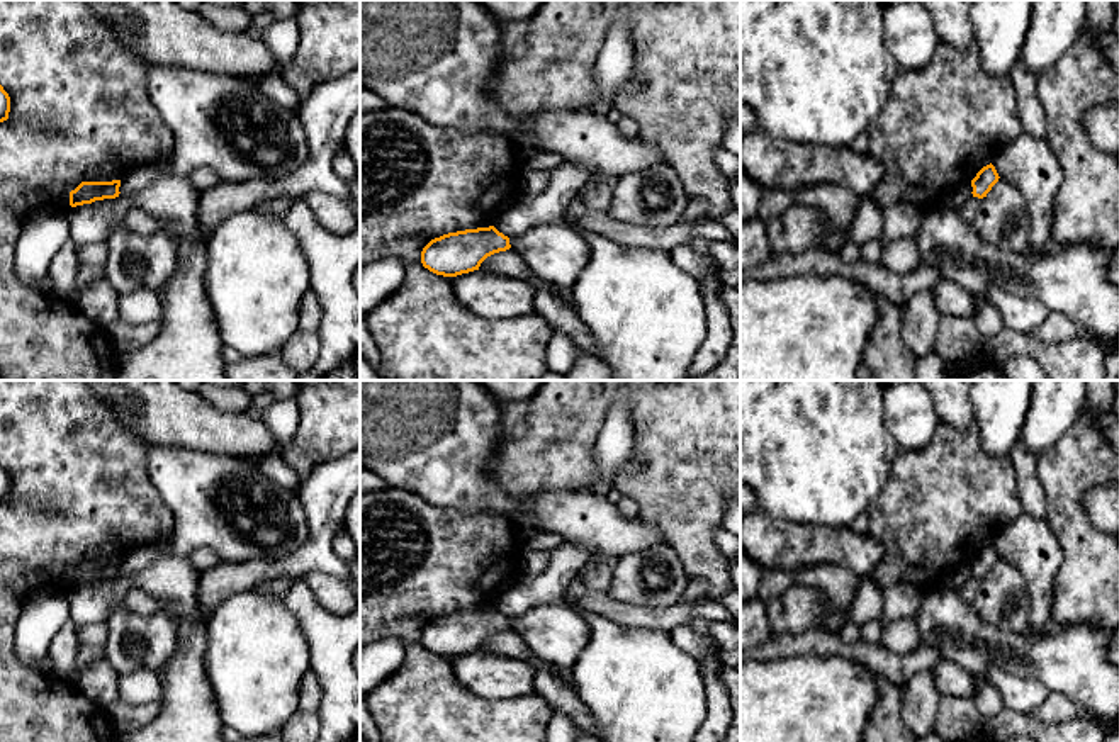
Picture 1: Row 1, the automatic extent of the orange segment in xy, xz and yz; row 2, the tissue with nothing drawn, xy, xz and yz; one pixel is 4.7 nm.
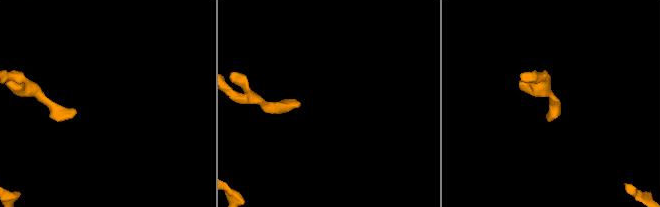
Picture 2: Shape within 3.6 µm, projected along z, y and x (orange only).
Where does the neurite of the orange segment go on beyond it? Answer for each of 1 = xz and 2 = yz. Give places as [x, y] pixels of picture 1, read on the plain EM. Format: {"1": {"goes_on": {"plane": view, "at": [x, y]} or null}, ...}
{"1": {"goes_on": null}, "2": {"goes_on": null}}

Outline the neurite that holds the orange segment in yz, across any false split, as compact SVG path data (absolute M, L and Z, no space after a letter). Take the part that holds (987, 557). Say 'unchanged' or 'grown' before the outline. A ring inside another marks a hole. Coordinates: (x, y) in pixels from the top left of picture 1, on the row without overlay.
unchanged | M990 543L983 547L976 557L971 560L973 577L983 579L992 571L992 567L998 562L998 554L995 547Z

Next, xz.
unchanged | M494 606L465 610L431 620L421 632L421 644L436 655L457 657L479 650L487 637L509 628L509 618Z

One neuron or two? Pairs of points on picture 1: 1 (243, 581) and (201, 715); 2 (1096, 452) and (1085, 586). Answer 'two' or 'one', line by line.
1: two
2: one

